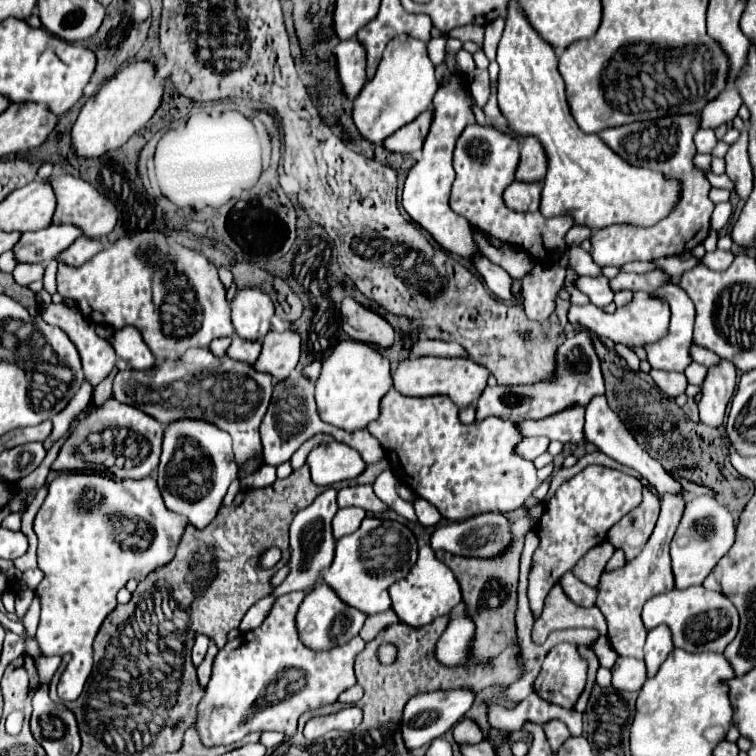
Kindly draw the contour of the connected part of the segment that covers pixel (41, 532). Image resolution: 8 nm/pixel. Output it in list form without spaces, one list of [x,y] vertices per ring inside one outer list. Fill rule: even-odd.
[[[63,471],[57,479],[53,479],[33,521],[33,531],[39,539],[39,569],[45,573],[45,579],[37,587],[37,595],[41,597],[41,621],[35,637],[45,655],[73,655],[59,681],[59,697],[63,701],[75,701],[83,693],[85,681],[93,669],[93,639],[105,617],[117,607],[117,591],[123,589],[129,579],[145,577],[149,571],[169,563],[187,525],[189,519],[171,513],[165,507],[153,477],[139,481],[113,481],[101,475]]]

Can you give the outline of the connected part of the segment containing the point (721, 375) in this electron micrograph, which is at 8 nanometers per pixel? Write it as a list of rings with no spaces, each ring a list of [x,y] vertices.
[[[723,359],[717,367],[711,367],[705,383],[701,385],[703,397],[699,401],[699,419],[709,427],[721,427],[725,409],[735,393],[737,379],[735,367],[727,359]]]

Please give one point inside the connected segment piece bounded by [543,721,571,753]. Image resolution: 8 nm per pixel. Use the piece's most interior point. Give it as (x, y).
(556, 732)

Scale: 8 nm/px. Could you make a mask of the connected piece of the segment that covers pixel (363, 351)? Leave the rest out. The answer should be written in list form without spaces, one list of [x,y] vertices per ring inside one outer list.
[[[355,339],[341,341],[333,353],[323,361],[321,377],[317,381],[315,399],[319,415],[325,423],[341,427],[345,431],[355,431],[367,427],[381,413],[381,399],[393,387],[389,359],[383,357],[369,343]]]

